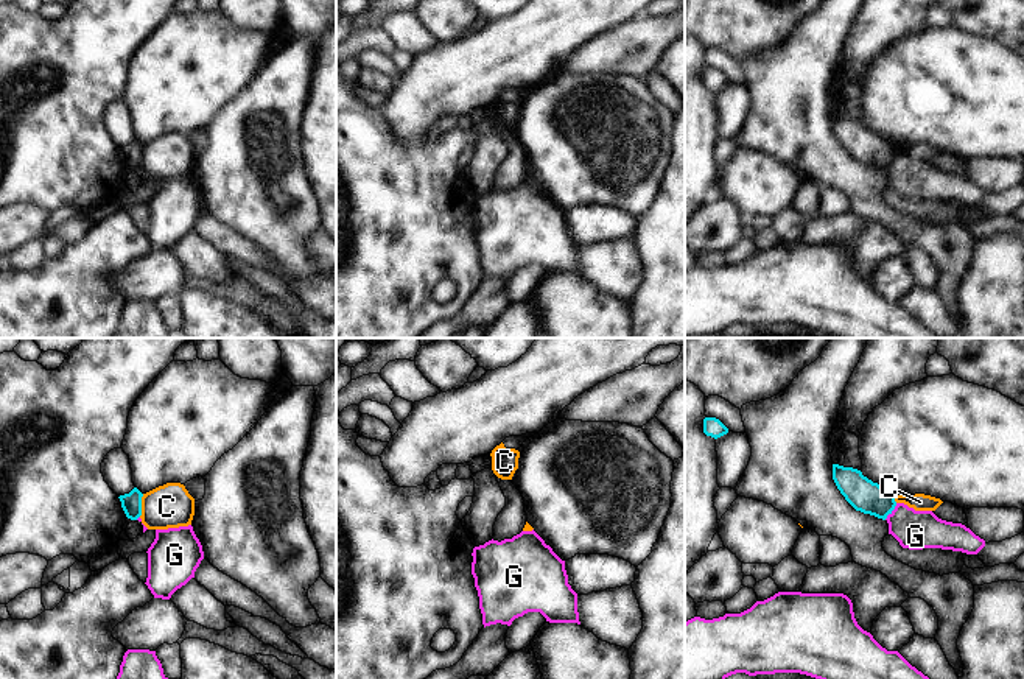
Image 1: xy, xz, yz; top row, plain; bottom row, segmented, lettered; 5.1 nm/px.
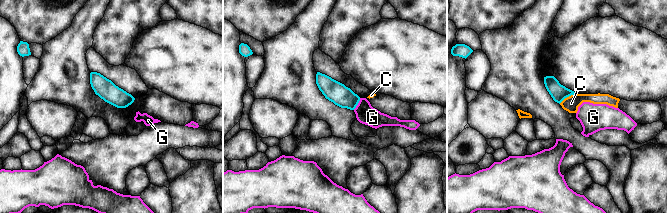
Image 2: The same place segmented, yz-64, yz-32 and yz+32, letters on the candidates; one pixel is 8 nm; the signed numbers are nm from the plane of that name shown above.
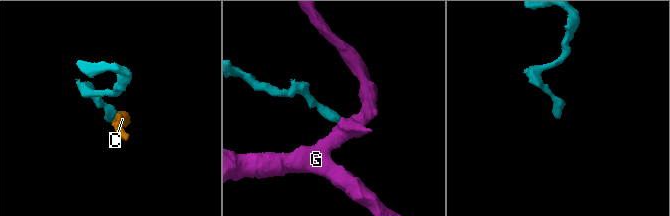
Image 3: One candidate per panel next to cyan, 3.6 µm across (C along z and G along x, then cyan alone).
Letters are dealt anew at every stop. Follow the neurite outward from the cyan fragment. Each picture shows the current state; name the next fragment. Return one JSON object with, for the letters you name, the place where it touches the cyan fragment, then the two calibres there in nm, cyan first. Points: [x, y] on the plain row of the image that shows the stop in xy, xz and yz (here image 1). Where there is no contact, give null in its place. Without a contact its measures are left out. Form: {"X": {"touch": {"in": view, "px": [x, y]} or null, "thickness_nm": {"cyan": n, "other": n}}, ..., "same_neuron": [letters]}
{"same_neuron": []}

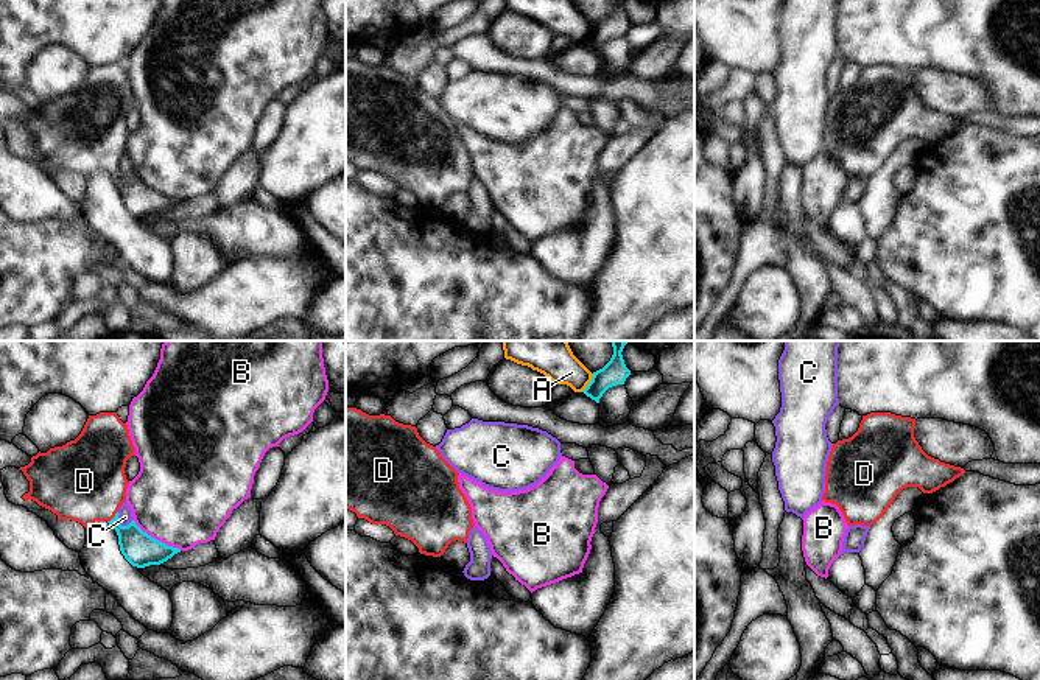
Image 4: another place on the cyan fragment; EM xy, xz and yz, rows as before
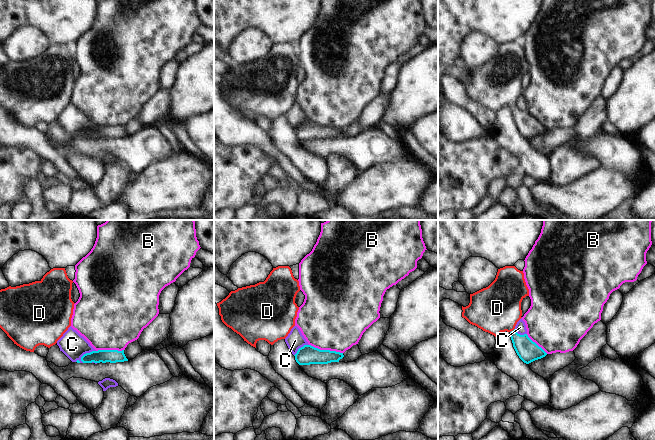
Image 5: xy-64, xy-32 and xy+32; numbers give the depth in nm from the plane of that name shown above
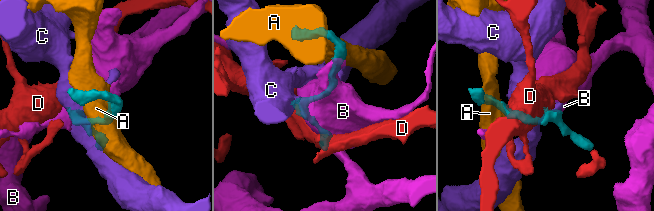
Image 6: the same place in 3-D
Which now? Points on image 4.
{"D": {"touch": {"in": "xy", "px": [114, 168]}, "thickness_nm": {"cyan": 180, "other": 420}}, "same_neuron": ["D"]}

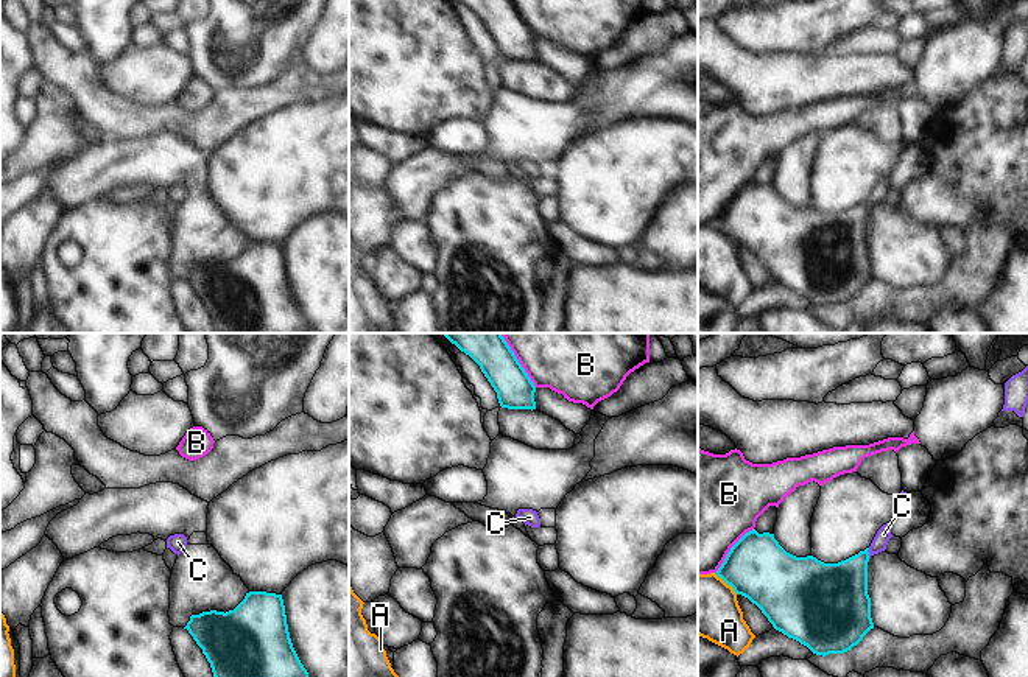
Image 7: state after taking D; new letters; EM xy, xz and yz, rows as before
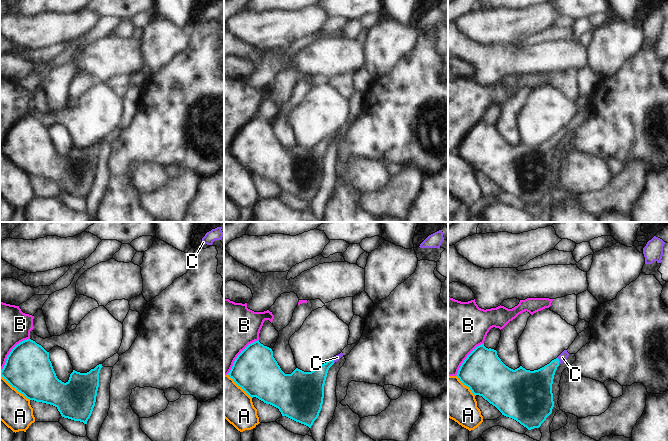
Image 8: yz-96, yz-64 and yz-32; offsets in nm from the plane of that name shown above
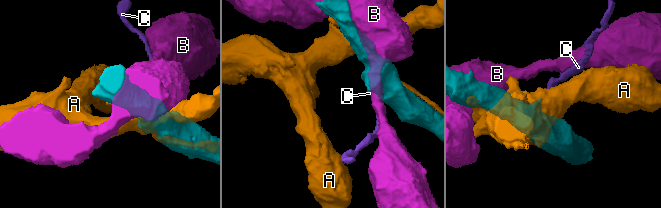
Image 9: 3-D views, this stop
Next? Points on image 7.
{"C": {"touch": {"in": "yz", "px": [868, 204]}, "thickness_nm": {"cyan": 280, "other": 80}}, "same_neuron": ["C"]}

